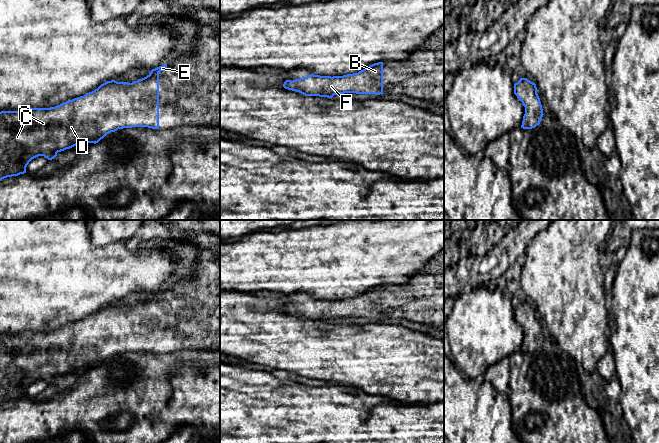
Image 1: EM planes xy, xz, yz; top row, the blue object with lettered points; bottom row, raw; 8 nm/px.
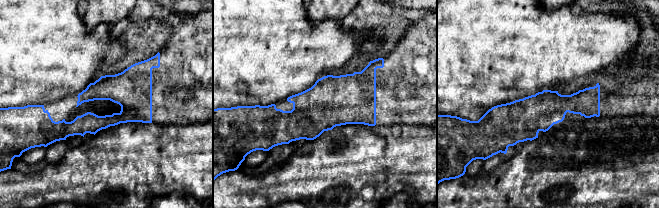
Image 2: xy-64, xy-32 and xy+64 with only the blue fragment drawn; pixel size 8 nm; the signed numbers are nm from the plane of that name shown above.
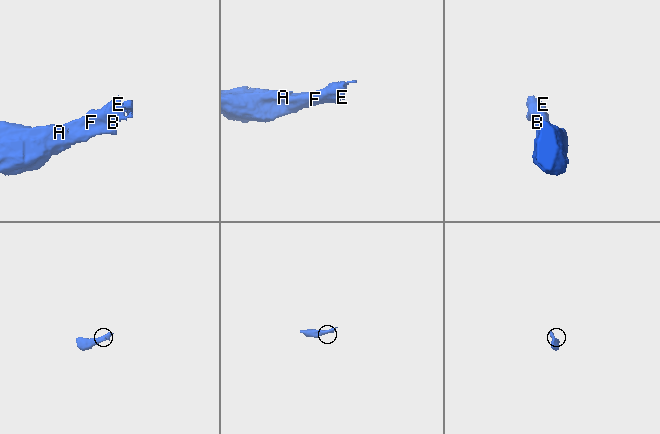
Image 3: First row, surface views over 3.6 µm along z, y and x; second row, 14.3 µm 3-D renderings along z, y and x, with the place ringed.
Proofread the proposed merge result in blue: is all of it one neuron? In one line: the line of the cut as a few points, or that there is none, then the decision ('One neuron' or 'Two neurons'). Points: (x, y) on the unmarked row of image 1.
No split. One neuron

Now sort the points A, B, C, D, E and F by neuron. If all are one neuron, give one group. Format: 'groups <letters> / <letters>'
groups A B C D E F

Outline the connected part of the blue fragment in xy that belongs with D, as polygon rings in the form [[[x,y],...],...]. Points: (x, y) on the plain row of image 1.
[[[164,288],[132,307],[107,305],[94,315],[55,331],[1,335],[0,405],[26,397],[29,386],[38,380],[52,384],[58,376],[84,367],[96,368],[118,353],[159,353],[159,296],[166,294],[167,288]]]

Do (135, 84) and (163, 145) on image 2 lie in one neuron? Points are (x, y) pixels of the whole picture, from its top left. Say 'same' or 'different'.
different

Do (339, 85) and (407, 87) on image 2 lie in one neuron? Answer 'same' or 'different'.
same

